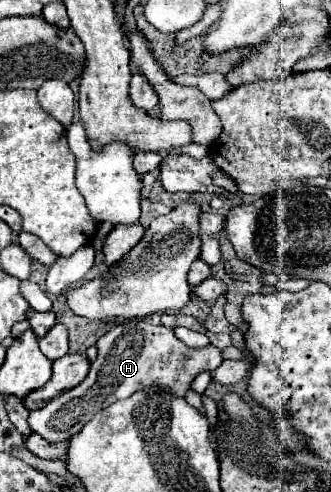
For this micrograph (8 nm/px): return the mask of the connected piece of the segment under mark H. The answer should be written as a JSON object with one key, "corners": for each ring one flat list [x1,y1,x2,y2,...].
{"corners":[[132,320,122,322,96,342,98,358,92,362,88,376,74,390,68,390,56,398,52,398,44,408,32,410,28,424,32,432,40,434,46,442,58,444,76,436,98,410,104,410,108,404,124,400,138,390,146,390,150,386,164,386,174,392,174,396,184,398,192,380,200,372,214,372,222,364,222,352,208,344,204,348,188,348,182,344,172,328,162,324,150,324,148,320]]}

